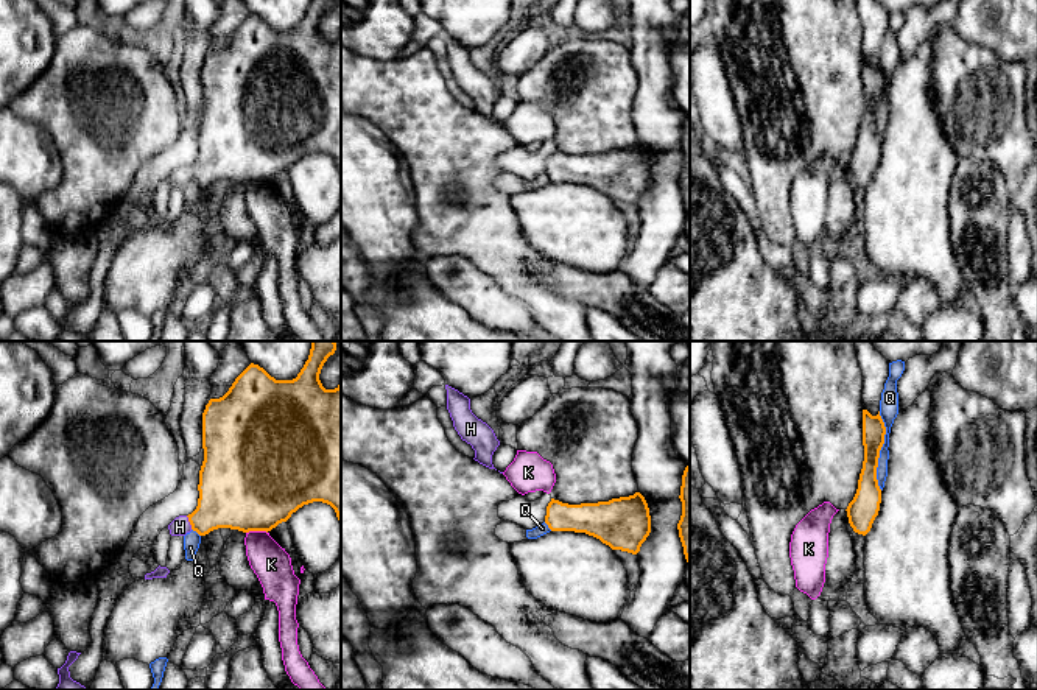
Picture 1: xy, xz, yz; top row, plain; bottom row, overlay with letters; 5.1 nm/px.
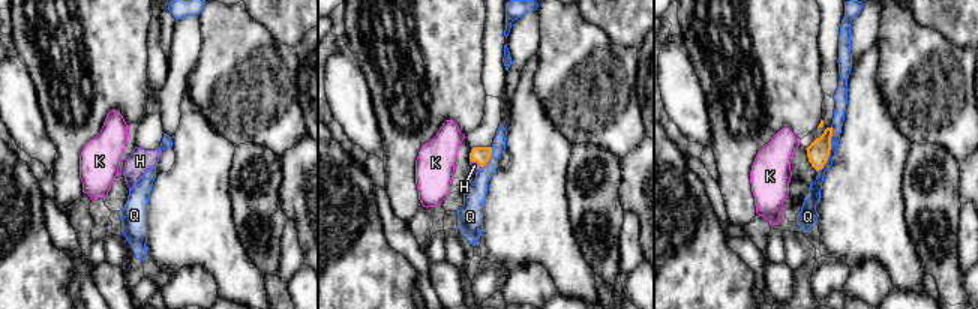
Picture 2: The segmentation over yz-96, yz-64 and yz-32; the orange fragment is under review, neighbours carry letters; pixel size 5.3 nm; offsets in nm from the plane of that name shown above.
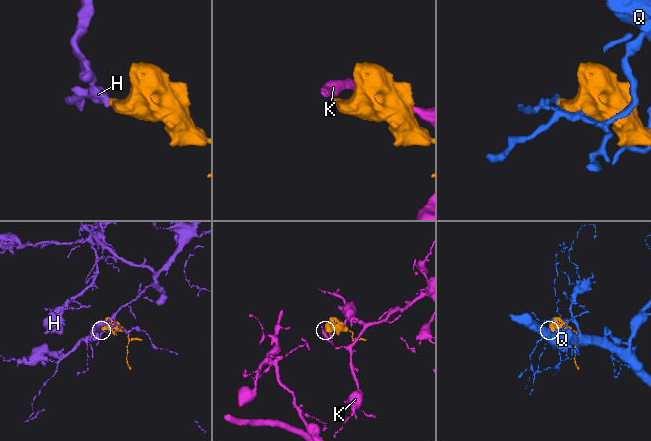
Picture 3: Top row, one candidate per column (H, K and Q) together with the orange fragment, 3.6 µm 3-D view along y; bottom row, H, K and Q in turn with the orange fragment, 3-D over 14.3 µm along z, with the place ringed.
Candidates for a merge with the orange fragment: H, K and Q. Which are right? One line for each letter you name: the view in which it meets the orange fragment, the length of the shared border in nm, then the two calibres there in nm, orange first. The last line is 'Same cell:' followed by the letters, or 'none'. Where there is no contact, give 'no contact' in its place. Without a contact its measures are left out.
H: xy | 80 nm | 320/100 nm
Same cell: H

